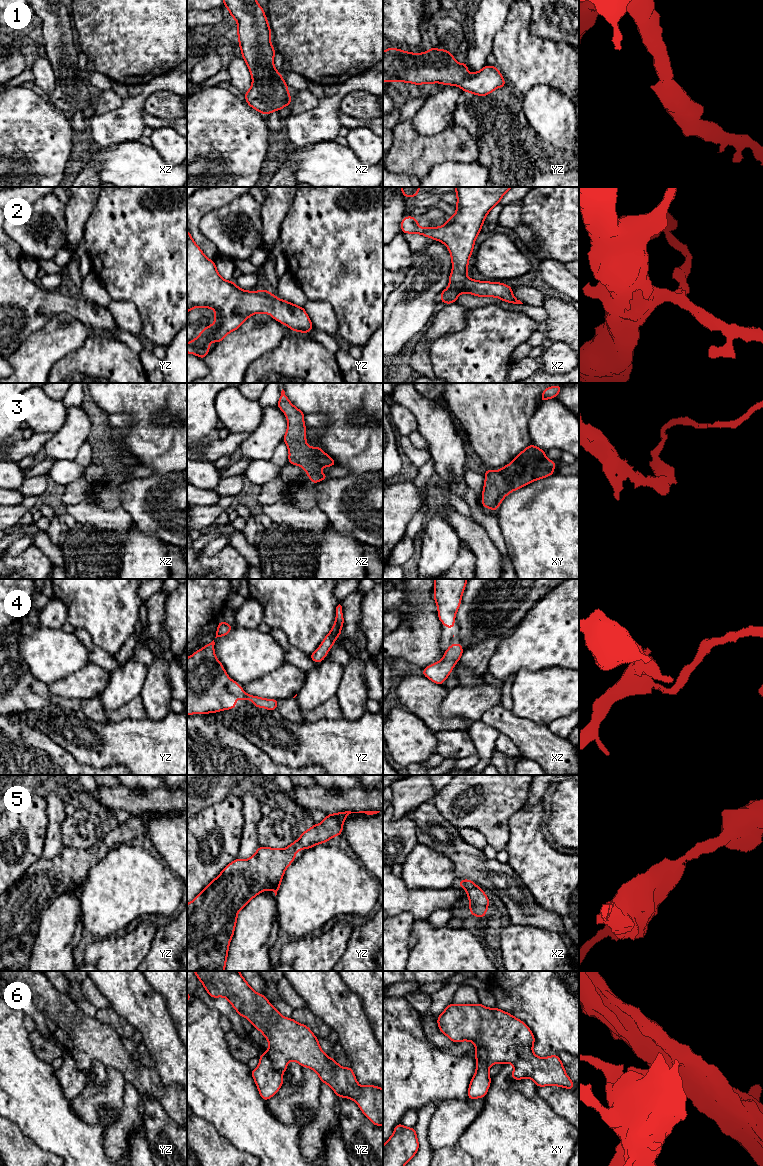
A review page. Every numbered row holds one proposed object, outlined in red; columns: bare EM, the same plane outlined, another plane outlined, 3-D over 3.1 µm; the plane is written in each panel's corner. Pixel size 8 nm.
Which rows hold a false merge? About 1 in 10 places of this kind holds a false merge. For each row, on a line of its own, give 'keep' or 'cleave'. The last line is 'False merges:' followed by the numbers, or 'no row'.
1: keep
2: keep
3: keep
4: keep
5: keep
6: keep
False merges: no row

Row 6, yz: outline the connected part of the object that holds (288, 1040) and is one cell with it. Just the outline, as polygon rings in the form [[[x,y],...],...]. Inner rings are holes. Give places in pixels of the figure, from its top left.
[[[193,971],[212,998],[225,997],[241,1017],[247,1018],[268,1040],[268,1050],[259,1056],[258,1067],[251,1070],[260,1096],[267,1101],[273,1097],[283,1085],[282,1074],[288,1062],[294,1060],[301,1067],[315,1071],[321,1083],[328,1084],[337,1097],[352,1099],[363,1114],[375,1125],[383,1125],[383,1089],[374,1085],[360,1086],[351,1067],[341,1067],[334,1058],[328,1057],[321,1049],[318,1038],[306,1025],[292,1018],[283,1017],[269,1000],[255,992],[239,971]]]

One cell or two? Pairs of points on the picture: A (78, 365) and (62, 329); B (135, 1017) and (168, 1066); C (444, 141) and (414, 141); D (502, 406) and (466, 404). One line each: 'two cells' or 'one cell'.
A: two cells
B: one cell
C: one cell
D: one cell

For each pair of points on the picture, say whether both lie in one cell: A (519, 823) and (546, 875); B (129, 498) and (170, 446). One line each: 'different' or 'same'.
A: same
B: different

